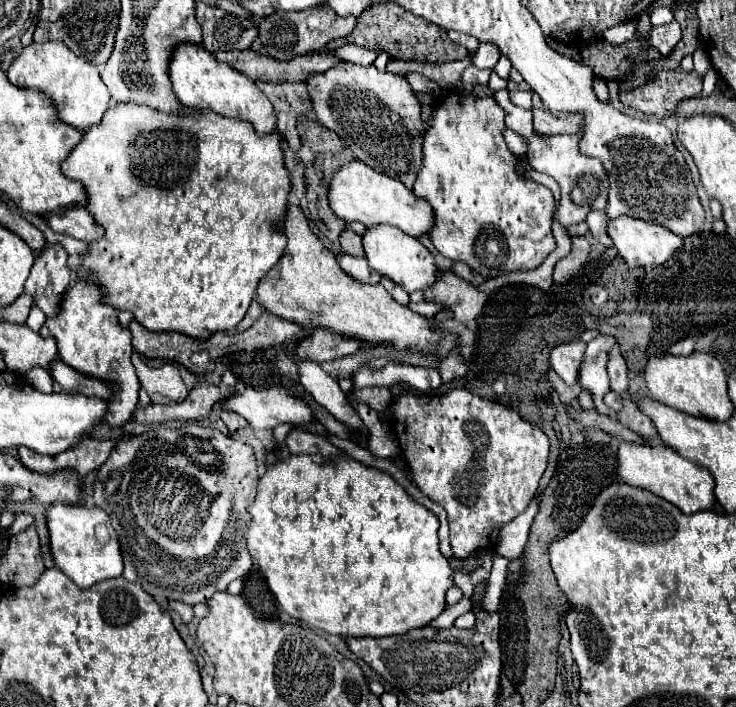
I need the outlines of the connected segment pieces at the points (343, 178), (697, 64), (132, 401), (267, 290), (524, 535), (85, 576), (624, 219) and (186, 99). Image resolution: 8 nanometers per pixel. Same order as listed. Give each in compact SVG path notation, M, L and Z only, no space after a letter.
M352 160L334 174L328 198L334 214L346 222L362 222L364 226L390 224L414 238L426 236L430 234L430 228L434 228L434 208L430 208L426 200L418 200L402 182L372 170L360 160Z
M698 48L692 56L694 56L694 70L704 76L706 70L710 68L710 56L708 56L708 52L704 48Z
M76 278L68 292L62 296L62 304L56 316L48 316L40 328L42 336L54 336L58 342L58 356L68 366L76 368L82 374L96 376L114 384L114 398L108 404L106 422L110 428L118 428L126 424L138 404L140 382L130 362L132 354L132 336L130 330L120 326L118 312L104 302L102 286L96 280L80 280Z
M288 206L284 234L288 238L286 252L280 262L262 278L262 284L256 290L258 304L264 312L312 330L328 328L336 334L358 338L362 342L386 344L394 350L416 350L438 362L446 360L452 352L462 350L458 344L458 334L444 332L426 316L420 316L408 306L398 304L380 284L370 286L350 278L338 266L334 254L310 230L300 208Z
M534 498L528 512L518 516L516 520L508 522L502 530L500 530L500 536L498 536L498 546L496 546L496 552L508 560L516 560L522 556L524 548L526 548L526 542L528 542L528 532L530 532L530 526L532 526L532 520L538 512L538 500Z
M92 502L86 504L54 504L46 510L50 544L56 568L60 568L78 588L90 588L96 582L122 576L122 552L118 534L110 524L110 516Z
M620 216L616 220L608 222L608 234L614 240L614 246L618 248L620 256L626 260L630 268L656 268L666 264L666 260L674 258L676 254L682 252L682 238L666 230L664 226L650 224L646 220L638 220L632 216Z
M192 42L178 44L168 64L168 76L172 82L172 92L182 106L210 108L220 116L248 120L254 124L258 132L272 132L276 128L276 116L272 112L272 104L256 88L256 84L244 74L238 74L228 64L218 62L216 56L206 52L200 44L192 44Z

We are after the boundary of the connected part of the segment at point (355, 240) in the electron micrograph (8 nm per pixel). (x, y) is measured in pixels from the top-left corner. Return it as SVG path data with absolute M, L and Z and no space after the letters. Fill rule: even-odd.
M346 228L346 232L342 232L340 236L340 246L342 252L350 254L350 256L364 256L364 248L362 248L362 236L358 236L354 230Z

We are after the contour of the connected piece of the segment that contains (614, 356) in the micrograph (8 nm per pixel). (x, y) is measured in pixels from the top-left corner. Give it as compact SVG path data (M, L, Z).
M614 346L610 350L610 360L608 360L608 376L610 376L610 388L618 394L626 394L628 392L628 368L626 362L620 354L620 348Z

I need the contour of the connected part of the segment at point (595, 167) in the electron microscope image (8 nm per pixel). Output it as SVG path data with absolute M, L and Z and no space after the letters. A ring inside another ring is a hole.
M498 90L494 94L494 98L498 100L498 104L506 112L506 126L526 140L526 144L528 144L526 158L528 158L530 166L536 172L544 172L558 182L558 186L560 186L560 206L556 210L556 220L564 228L570 228L570 226L586 220L586 214L590 212L590 206L604 210L606 204L608 204L606 202L608 200L608 176L606 176L606 172L604 172L604 168L598 160L582 156L578 152L578 134L574 134L574 136L568 136L568 134L540 136L532 128L532 112L520 108L520 106L514 106L508 98L508 90Z

